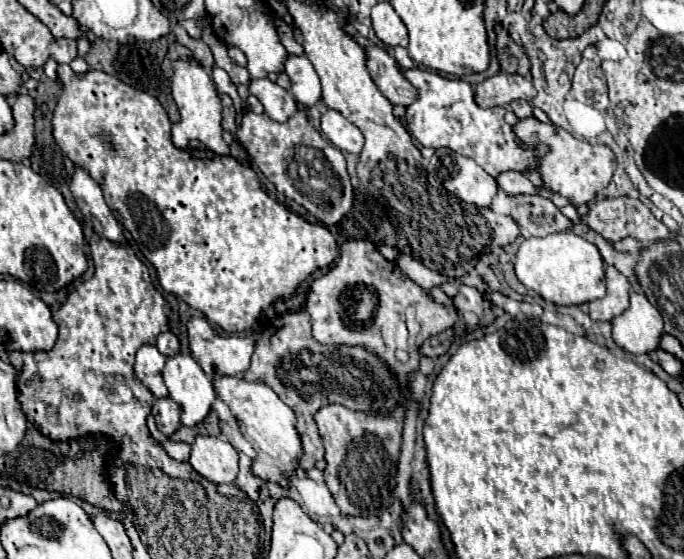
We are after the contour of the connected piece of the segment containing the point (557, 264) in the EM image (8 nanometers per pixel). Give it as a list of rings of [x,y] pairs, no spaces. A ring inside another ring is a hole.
[[[556,232],[544,238],[526,238],[518,248],[514,268],[518,280],[528,290],[534,290],[544,300],[560,306],[584,304],[606,294],[604,262],[598,248],[572,232]]]

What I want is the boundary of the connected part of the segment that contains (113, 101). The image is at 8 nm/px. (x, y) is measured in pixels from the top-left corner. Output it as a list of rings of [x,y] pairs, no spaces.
[[[60,64],[58,66],[58,84],[62,86],[62,94],[56,102],[54,114],[52,114],[52,136],[54,142],[60,146],[60,150],[80,168],[88,170],[90,176],[100,184],[102,192],[104,192],[104,200],[108,204],[108,208],[112,210],[112,214],[120,220],[120,224],[132,234],[132,238],[136,240],[140,252],[144,254],[144,258],[156,268],[156,276],[160,286],[170,292],[180,296],[190,308],[200,310],[210,322],[218,324],[222,330],[226,332],[248,332],[258,316],[280,296],[290,296],[310,274],[314,274],[316,270],[328,270],[332,266],[332,262],[338,258],[338,246],[334,236],[320,224],[310,224],[304,218],[300,218],[298,214],[290,212],[288,208],[284,208],[282,204],[278,204],[274,198],[270,198],[262,186],[260,180],[256,176],[256,172],[248,166],[242,166],[240,162],[236,162],[232,156],[220,156],[214,154],[212,150],[178,150],[174,148],[172,140],[170,140],[170,120],[166,110],[160,106],[160,102],[146,94],[140,92],[128,84],[124,84],[122,80],[118,80],[116,76],[110,76],[106,72],[98,72],[98,70],[88,70],[84,76],[78,76],[72,72],[70,66]]]

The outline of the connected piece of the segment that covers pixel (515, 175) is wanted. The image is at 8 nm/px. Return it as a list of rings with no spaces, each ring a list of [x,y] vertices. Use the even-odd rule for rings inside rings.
[[[502,172],[498,176],[498,186],[510,194],[510,196],[518,196],[518,194],[538,194],[536,186],[520,172]]]

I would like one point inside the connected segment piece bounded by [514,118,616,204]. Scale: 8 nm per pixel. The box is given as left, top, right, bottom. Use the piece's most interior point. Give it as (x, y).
(577, 170)

